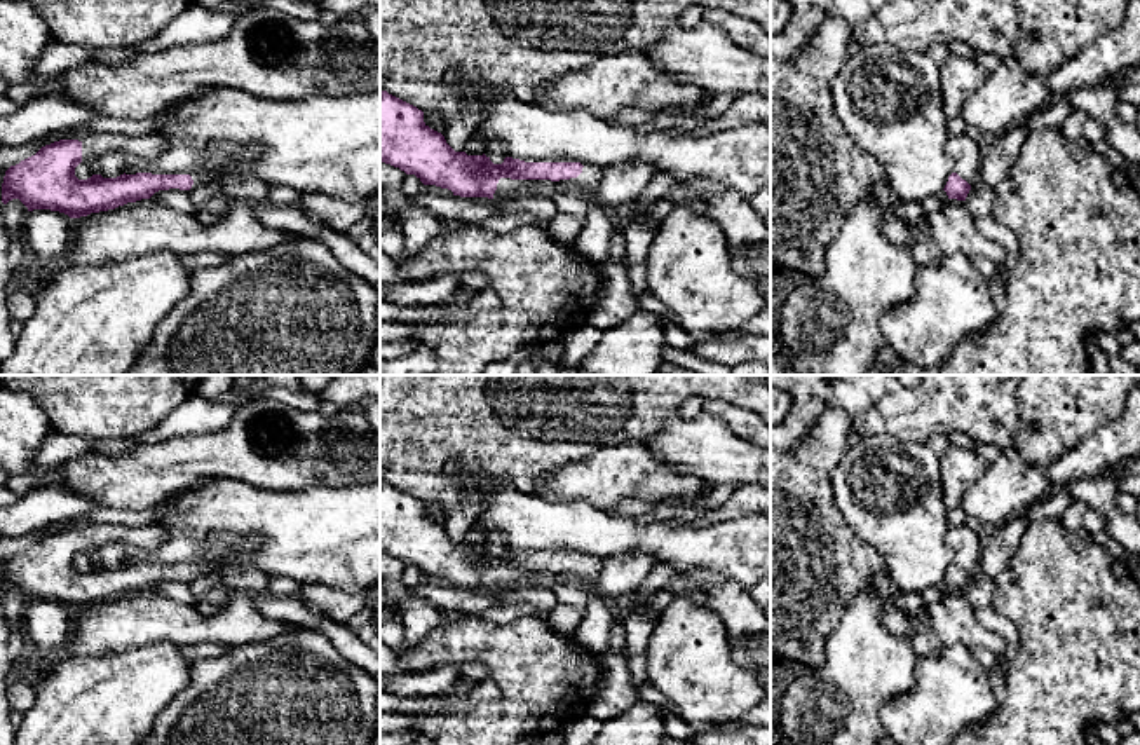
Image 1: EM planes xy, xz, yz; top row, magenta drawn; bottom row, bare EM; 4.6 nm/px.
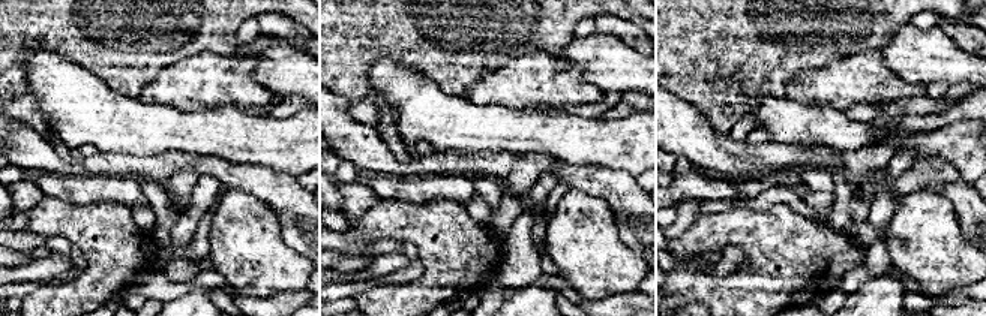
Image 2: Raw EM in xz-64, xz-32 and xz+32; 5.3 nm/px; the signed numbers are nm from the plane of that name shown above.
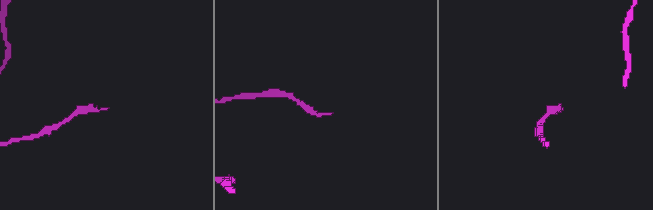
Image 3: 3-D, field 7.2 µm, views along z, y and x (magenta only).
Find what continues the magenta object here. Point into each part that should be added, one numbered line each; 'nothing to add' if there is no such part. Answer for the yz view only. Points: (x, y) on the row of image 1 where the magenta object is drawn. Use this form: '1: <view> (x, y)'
1: yz (964, 152)

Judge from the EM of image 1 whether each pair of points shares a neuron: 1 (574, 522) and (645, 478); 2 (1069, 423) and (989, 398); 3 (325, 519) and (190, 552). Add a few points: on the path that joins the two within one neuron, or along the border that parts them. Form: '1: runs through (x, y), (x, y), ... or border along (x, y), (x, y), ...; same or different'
1: border along (558, 499), (583, 499), (605, 510); different
2: border along (1017, 393), (1018, 430), (1006, 445); different
3: runs through (290, 519), (218, 519); same

